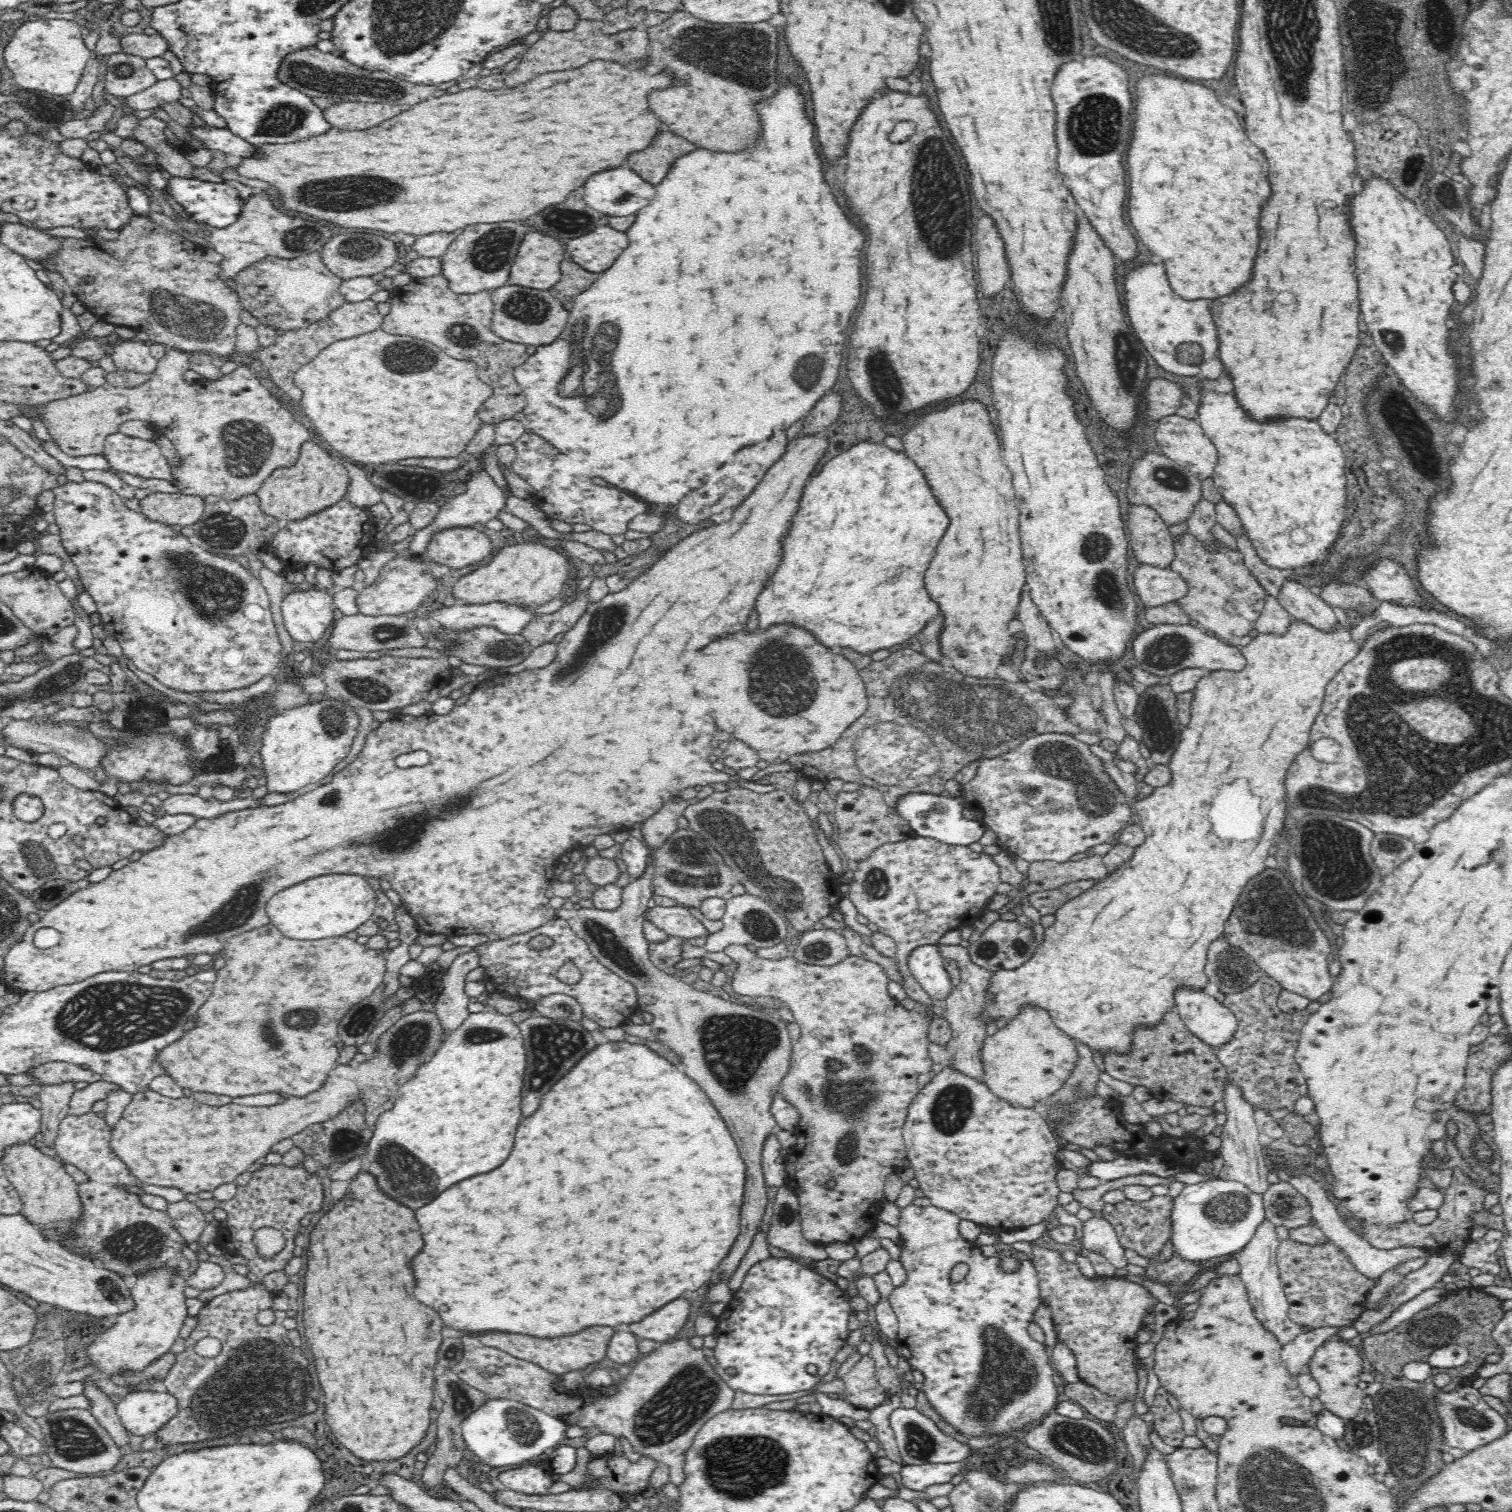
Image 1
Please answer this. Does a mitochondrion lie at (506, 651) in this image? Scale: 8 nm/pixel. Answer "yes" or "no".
yes

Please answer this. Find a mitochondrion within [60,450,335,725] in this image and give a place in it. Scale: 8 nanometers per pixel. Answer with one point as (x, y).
(212, 594)

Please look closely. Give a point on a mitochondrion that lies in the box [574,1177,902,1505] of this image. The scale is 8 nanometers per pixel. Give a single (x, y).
(726, 1464)

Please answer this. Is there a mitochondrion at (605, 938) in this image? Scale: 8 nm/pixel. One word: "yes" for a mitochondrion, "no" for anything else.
yes

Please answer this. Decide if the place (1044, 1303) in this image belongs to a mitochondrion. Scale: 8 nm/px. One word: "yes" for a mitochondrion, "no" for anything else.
no

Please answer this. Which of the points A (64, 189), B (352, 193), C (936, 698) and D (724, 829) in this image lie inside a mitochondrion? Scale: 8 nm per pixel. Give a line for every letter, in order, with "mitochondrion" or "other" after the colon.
A: other
B: mitochondrion
C: mitochondrion
D: mitochondrion

